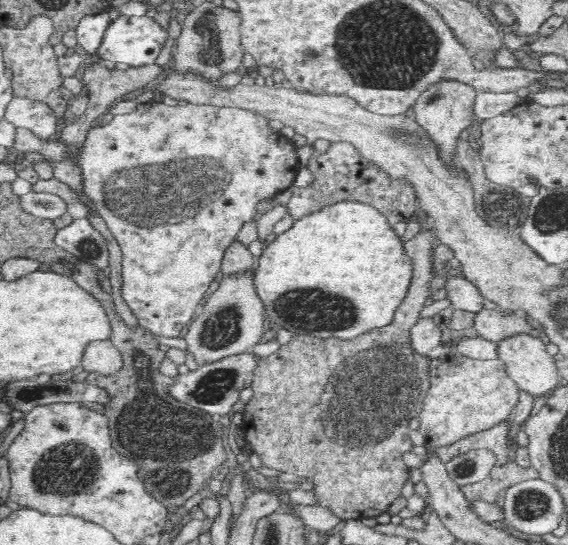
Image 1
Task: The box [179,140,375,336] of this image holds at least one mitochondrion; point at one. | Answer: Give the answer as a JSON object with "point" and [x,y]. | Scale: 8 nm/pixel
{"point":[329,306]}

